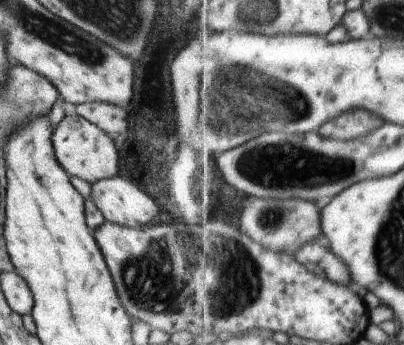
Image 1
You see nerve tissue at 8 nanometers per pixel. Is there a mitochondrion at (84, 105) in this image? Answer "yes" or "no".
no

